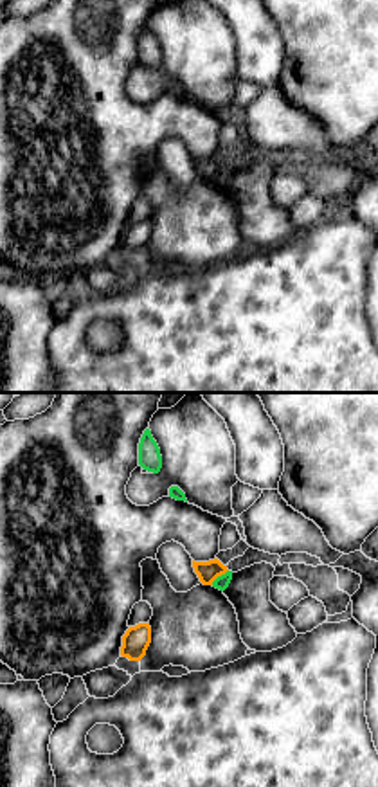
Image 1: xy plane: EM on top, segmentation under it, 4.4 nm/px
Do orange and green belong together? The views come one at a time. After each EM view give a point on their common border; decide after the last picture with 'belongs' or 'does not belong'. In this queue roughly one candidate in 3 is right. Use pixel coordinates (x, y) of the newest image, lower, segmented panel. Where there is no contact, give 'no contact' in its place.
(218, 575)

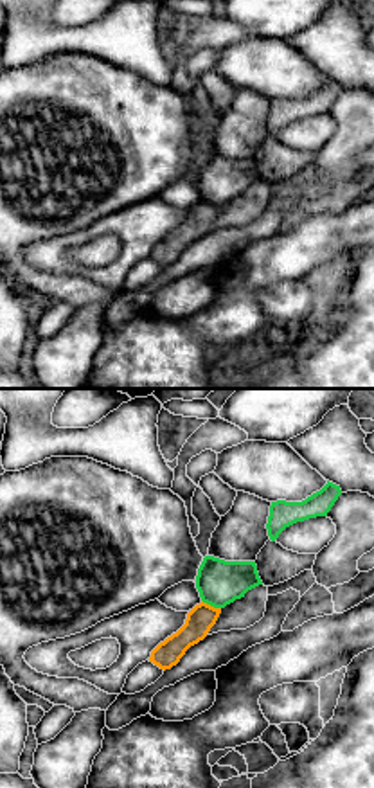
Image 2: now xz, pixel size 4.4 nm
(209, 605)

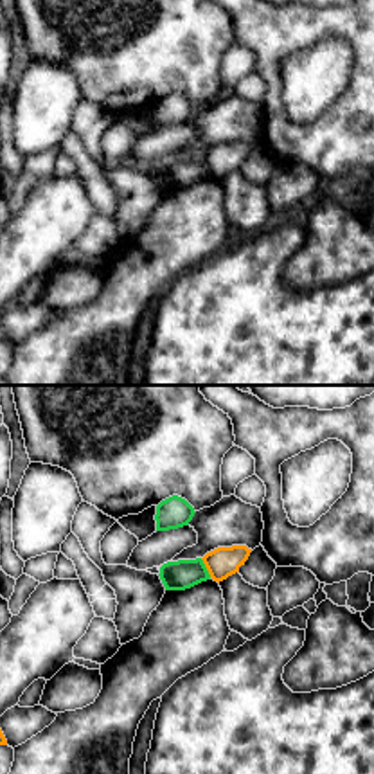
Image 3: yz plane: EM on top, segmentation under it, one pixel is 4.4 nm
(205, 566)

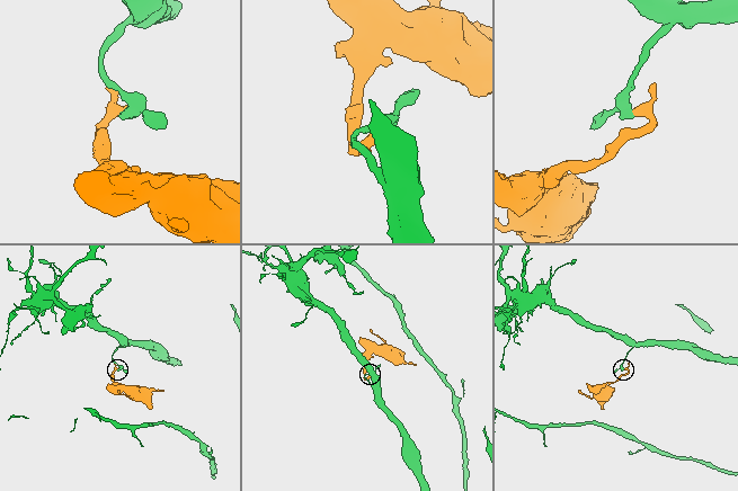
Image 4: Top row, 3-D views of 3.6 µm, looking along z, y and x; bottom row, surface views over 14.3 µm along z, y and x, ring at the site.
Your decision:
does not belong

